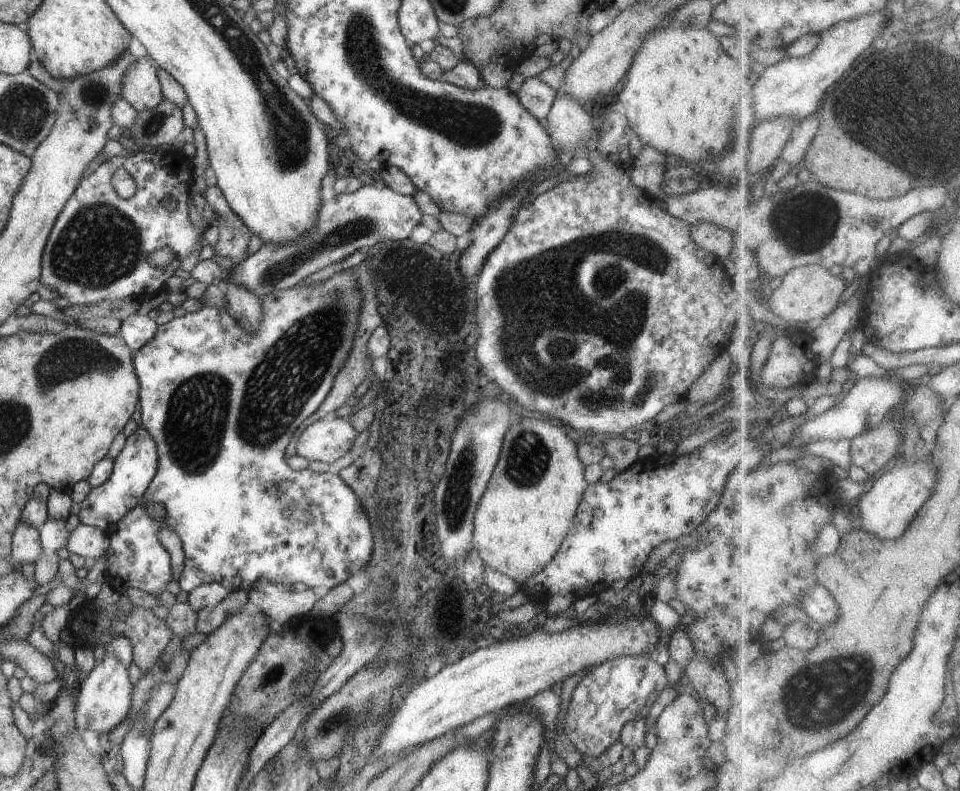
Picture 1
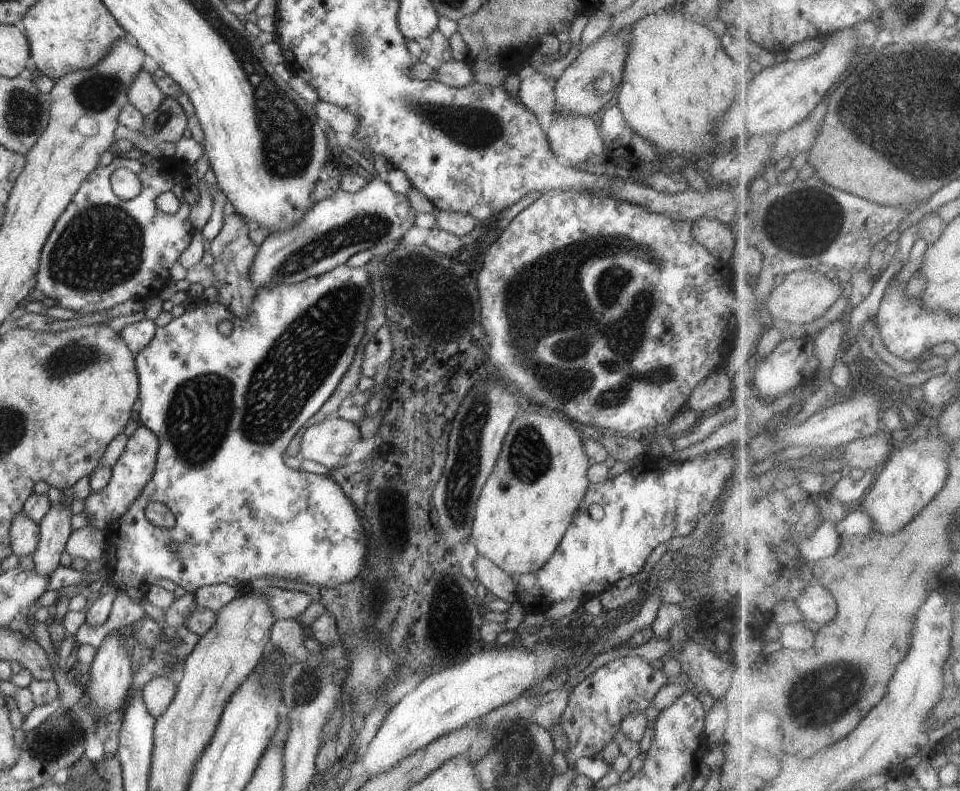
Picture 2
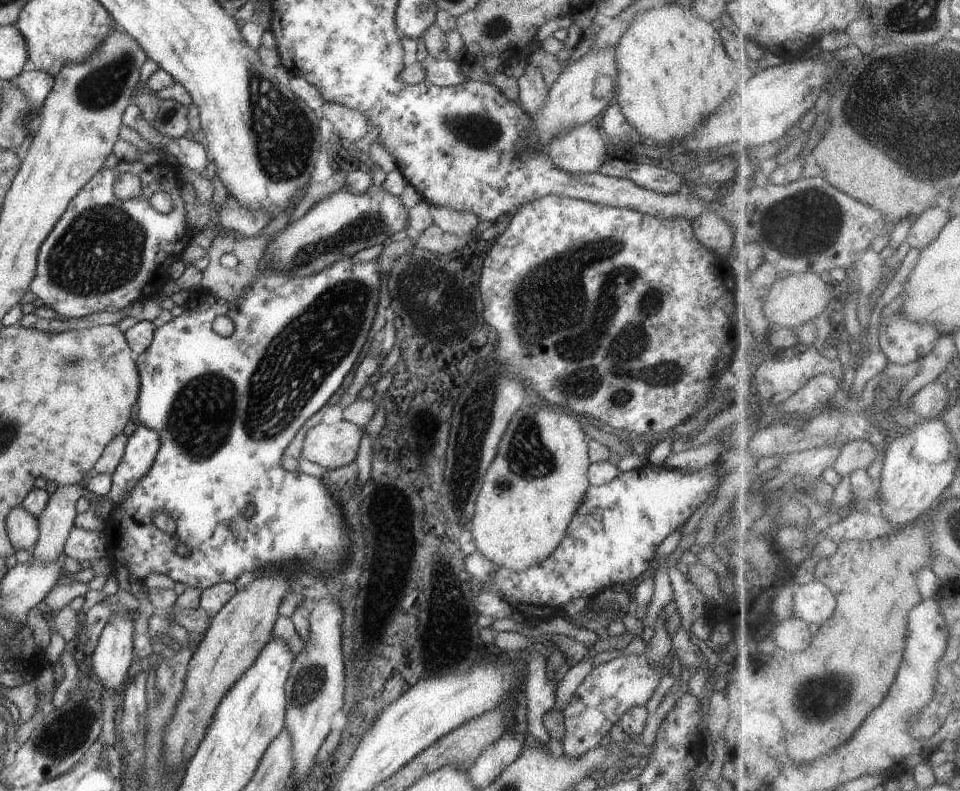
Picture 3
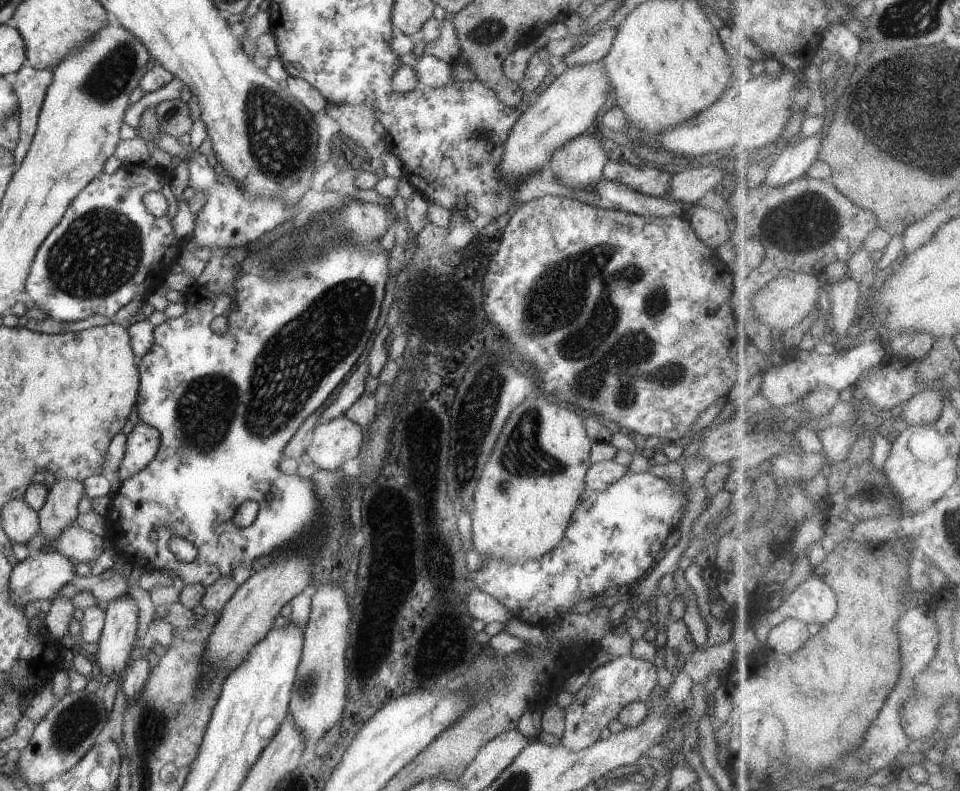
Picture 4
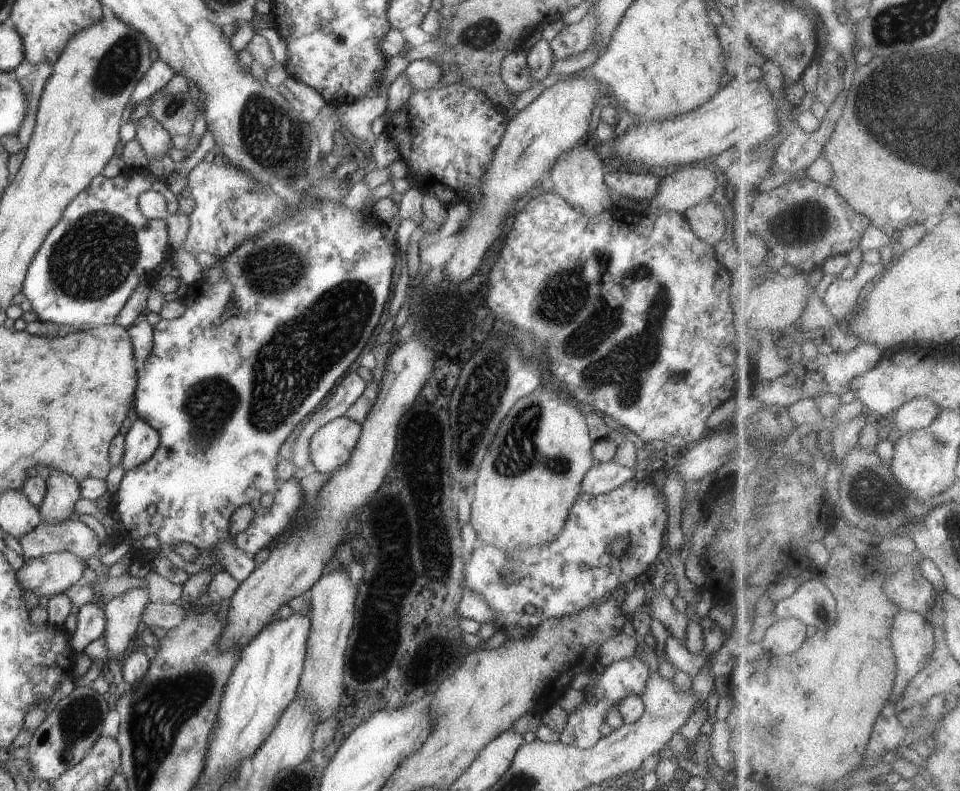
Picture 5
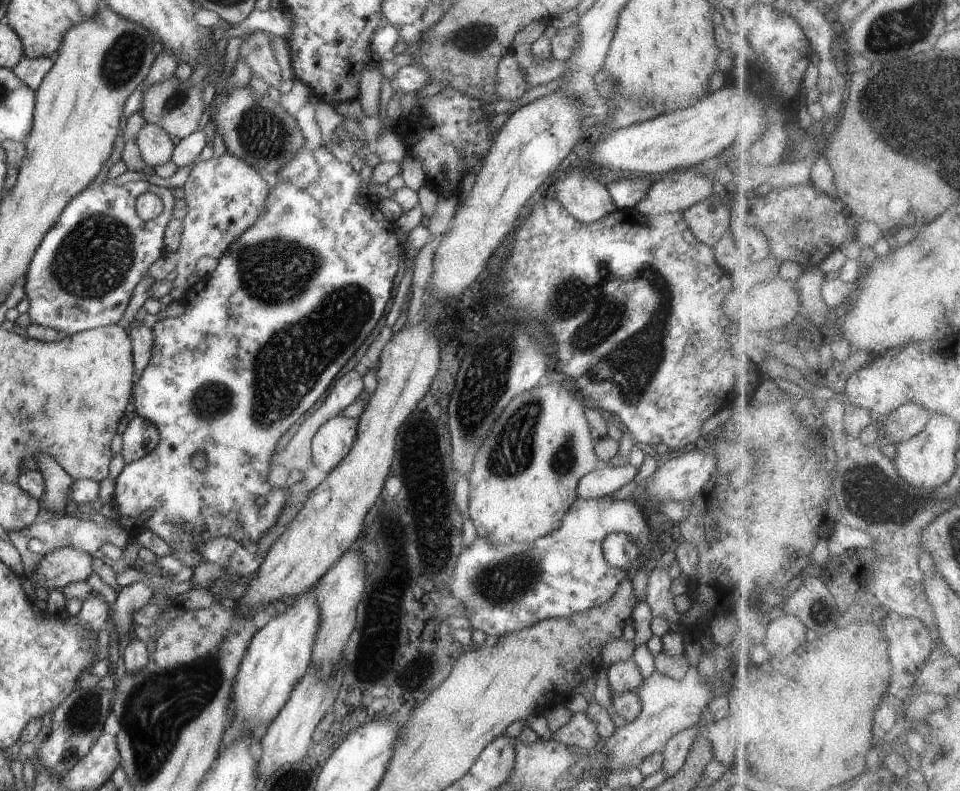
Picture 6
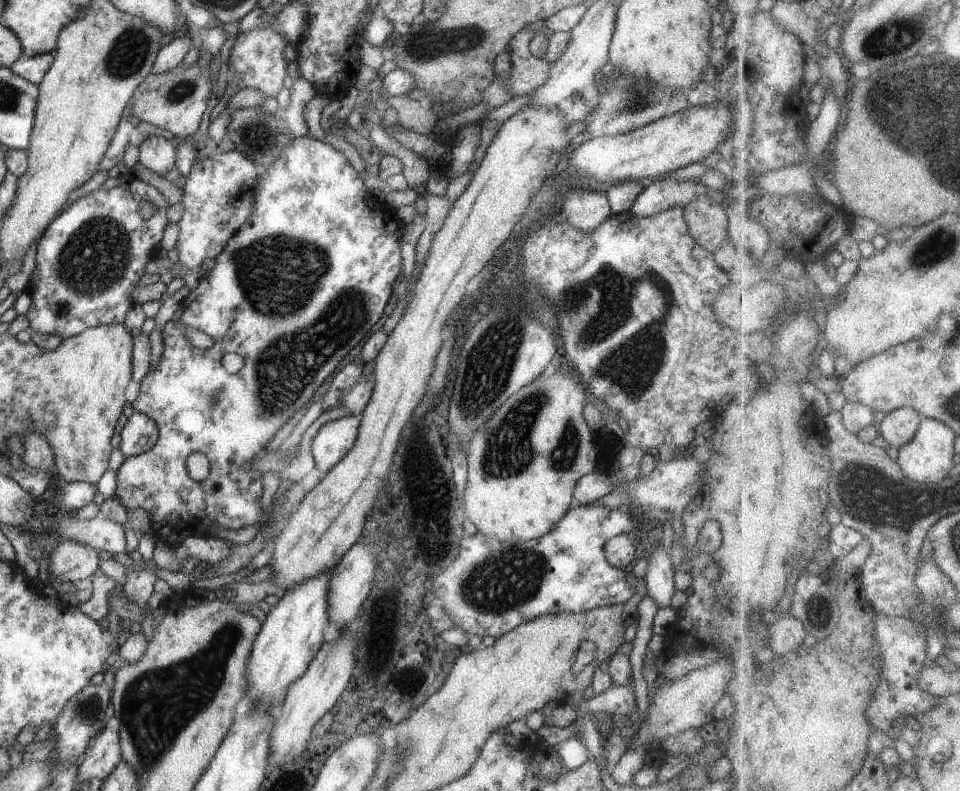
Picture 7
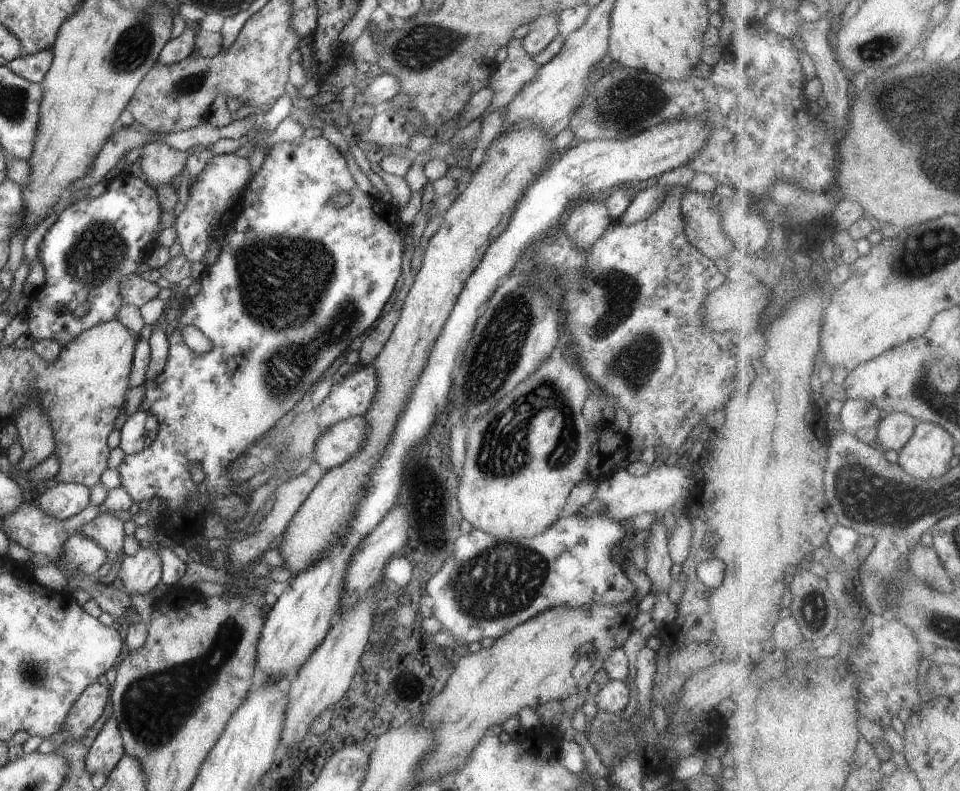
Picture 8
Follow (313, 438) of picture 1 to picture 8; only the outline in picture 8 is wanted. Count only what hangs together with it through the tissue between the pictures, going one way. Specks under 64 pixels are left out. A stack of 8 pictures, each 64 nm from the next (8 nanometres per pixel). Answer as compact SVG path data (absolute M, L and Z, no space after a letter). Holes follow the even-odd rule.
M363 416L330 425L315 442L313 460L326 472L358 454L367 439L368 423Z

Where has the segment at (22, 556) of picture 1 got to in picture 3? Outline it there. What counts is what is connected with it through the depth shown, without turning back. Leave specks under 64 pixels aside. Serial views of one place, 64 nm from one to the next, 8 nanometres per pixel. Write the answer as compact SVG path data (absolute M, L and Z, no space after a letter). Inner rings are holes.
M21 504L14 507L6 519L7 533L16 551L32 552L39 539L38 521Z

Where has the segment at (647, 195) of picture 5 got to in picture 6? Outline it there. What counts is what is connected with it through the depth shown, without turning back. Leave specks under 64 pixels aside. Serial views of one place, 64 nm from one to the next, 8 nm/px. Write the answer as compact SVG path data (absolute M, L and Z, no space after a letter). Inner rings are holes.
M649 177L625 178L615 180L606 185L617 209L634 210L650 190Z

